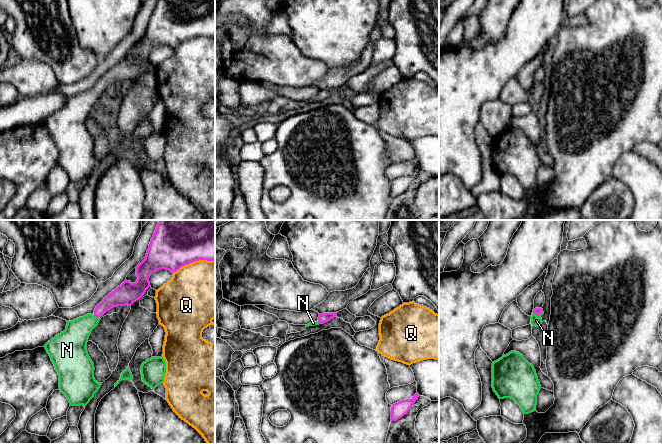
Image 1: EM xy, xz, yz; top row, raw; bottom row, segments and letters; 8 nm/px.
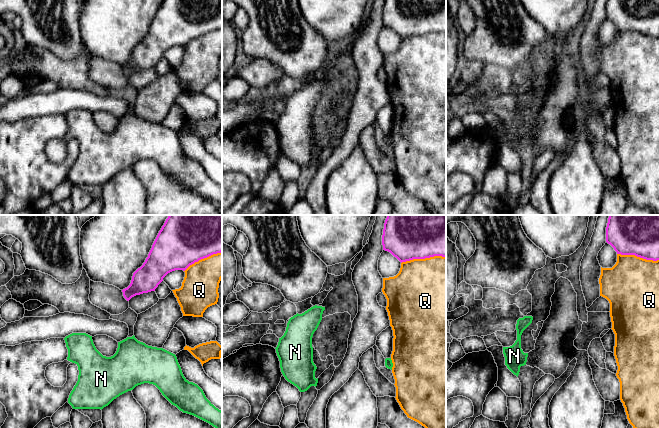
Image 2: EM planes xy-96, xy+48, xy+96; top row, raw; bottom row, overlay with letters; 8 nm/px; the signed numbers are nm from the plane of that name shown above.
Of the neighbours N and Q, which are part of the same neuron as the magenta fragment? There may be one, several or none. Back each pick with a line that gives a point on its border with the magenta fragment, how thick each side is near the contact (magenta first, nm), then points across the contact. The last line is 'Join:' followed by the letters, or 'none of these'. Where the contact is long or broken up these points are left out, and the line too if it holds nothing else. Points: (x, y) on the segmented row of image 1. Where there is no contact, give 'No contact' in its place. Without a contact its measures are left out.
N: Touches magenta at xy (96, 315). Thickness 150 nm (magenta) against 200 nm. Path across: xy (120, 296), (111, 300), (96, 315), (75, 337)
Join: N

